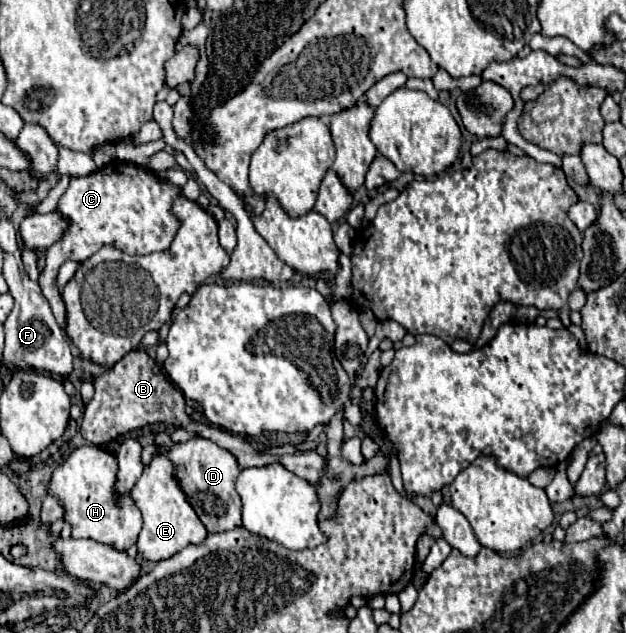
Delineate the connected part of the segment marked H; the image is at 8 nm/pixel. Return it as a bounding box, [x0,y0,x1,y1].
[47,445,143,549]

